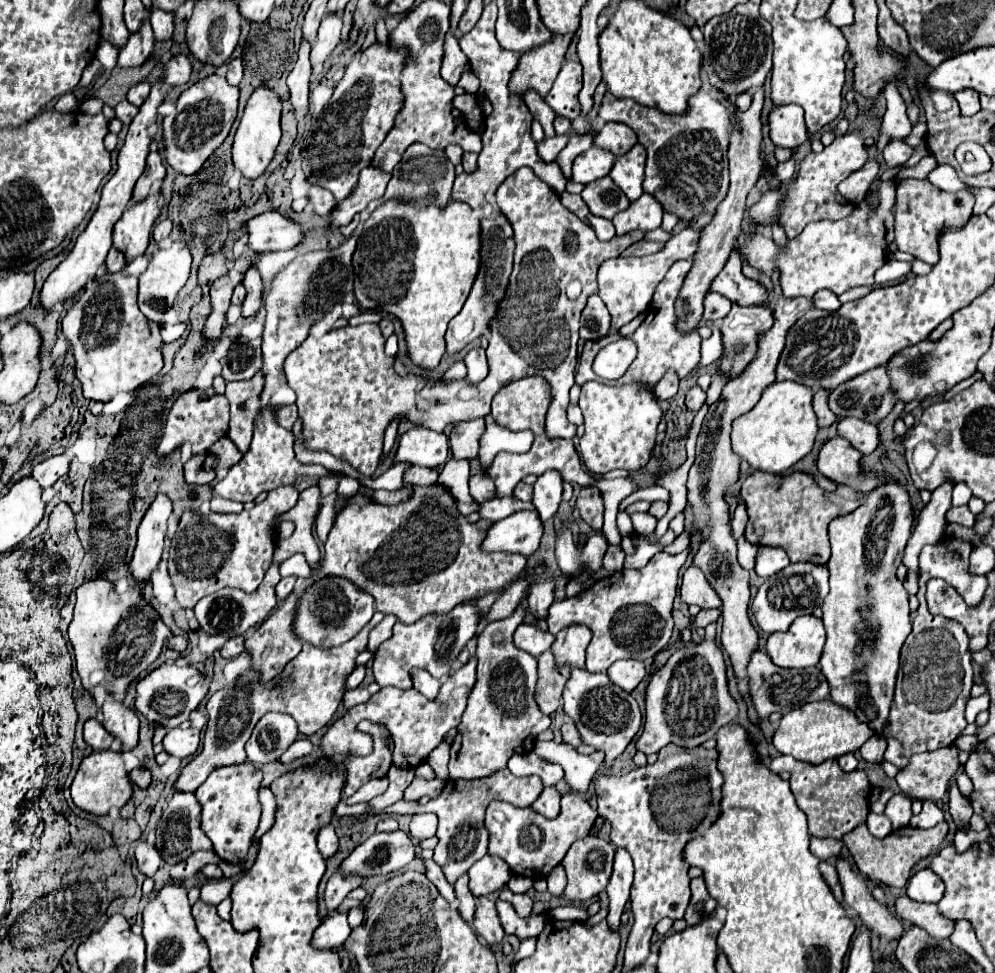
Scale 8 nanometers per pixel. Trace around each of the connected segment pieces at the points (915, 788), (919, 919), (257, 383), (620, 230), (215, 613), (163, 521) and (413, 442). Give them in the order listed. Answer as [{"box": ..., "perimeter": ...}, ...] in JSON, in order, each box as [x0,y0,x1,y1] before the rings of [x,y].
[{"box":[896,745,962,802],"perimeter":[[[951,745],[912,756],[908,766],[896,776],[900,790],[922,802],[940,800],[948,792],[950,780],[962,766],[958,754],[959,749]]]},{"box":[894,894,952,938],"perimeter":[[[906,894],[898,896],[894,902],[894,912],[902,922],[910,922],[912,926],[924,928],[934,938],[948,938],[952,934],[952,920],[944,918],[936,904],[924,904],[910,900]]]},{"box":[226,372,262,452],"perimeter":[[[262,372],[244,382],[228,382],[226,398],[230,402],[230,432],[228,438],[234,440],[240,452],[246,452],[252,440],[252,424],[258,414],[260,390],[262,390]]]},{"box":[612,192,662,236],"perimeter":[[[646,192],[626,210],[618,212],[612,218],[612,224],[616,226],[616,234],[620,236],[630,230],[642,230],[642,232],[654,230],[660,226],[660,222],[662,222],[662,206]]]},{"box":[194,564,280,638],"perimeter":[[[272,564],[270,570],[266,572],[262,584],[252,592],[246,594],[238,588],[222,588],[210,596],[204,596],[196,606],[194,606],[194,614],[196,620],[200,624],[200,628],[208,634],[220,634],[224,638],[234,638],[234,636],[242,636],[248,628],[256,626],[258,622],[262,622],[270,610],[276,606],[276,584],[280,582],[280,574],[278,574],[278,564]]]},{"box":[130,496,172,584],"perimeter":[[[158,496],[138,528],[138,544],[134,550],[134,558],[130,562],[130,572],[138,584],[150,580],[152,572],[158,568],[162,550],[164,550],[164,536],[168,518],[172,514],[172,504],[166,496]]]},{"box":[396,428,448,468],"perimeter":[[[414,428],[402,434],[396,462],[410,462],[416,466],[436,468],[448,460],[448,438],[446,434],[432,432],[428,428]]]}]

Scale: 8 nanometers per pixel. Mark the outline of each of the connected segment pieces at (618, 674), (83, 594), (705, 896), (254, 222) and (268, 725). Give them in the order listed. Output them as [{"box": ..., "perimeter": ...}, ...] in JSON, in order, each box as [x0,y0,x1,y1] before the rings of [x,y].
[{"box":[608,660,646,692],"perimeter":[[[618,660],[608,668],[608,678],[626,692],[632,692],[646,676],[644,664],[636,660]]]},{"box":[68,578,172,696],"perimeter":[[[96,578],[82,584],[76,594],[78,602],[68,626],[68,638],[74,646],[82,688],[92,692],[94,686],[100,684],[112,696],[124,694],[128,684],[158,658],[172,632],[164,626],[154,608],[142,600],[140,586],[132,586],[132,590],[120,596],[108,580]]]},{"box":[684,878,716,926],"perimeter":[[[694,878],[690,882],[690,890],[692,890],[692,898],[690,898],[690,904],[686,908],[684,920],[688,922],[688,926],[694,926],[694,924],[700,924],[704,918],[708,918],[714,912],[716,900],[710,898],[702,878]]]},{"box":[244,210,302,252],"perimeter":[[[276,210],[246,220],[244,228],[248,232],[248,248],[254,252],[290,250],[302,238],[300,226]]]},{"box":[246,712,298,764],"perimeter":[[[270,712],[264,714],[256,728],[252,730],[250,740],[246,742],[248,760],[254,764],[278,760],[288,746],[298,738],[298,726],[288,714]]]}]

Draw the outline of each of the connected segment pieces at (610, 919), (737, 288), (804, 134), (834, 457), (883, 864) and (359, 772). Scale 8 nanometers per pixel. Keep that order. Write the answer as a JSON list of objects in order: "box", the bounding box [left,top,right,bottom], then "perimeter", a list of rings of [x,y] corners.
[{"box":[606,848,634,932],"perimeter":[[[618,848],[616,858],[614,858],[614,872],[612,872],[608,888],[606,888],[606,894],[610,900],[606,922],[612,932],[616,932],[620,928],[620,916],[624,912],[624,904],[630,898],[632,874],[634,874],[634,868],[632,868],[630,854],[624,848]]]},{"box":[712,248,768,306],"perimeter":[[[736,248],[732,250],[730,258],[726,260],[726,264],[720,270],[720,274],[716,276],[716,280],[712,280],[712,290],[720,292],[728,300],[738,302],[742,306],[766,304],[768,302],[766,290],[758,282],[754,282],[754,280],[750,280],[742,274],[740,254],[738,254]]]},{"box":[770,104,808,148],"perimeter":[[[796,104],[776,106],[770,112],[770,138],[776,146],[798,148],[808,140],[808,128],[804,124],[804,110]]]},{"box":[816,436,884,492],"perimeter":[[[836,436],[820,448],[816,464],[818,470],[836,484],[848,484],[858,492],[870,492],[872,488],[880,486],[884,480],[878,472],[860,476],[860,468],[858,468],[860,458],[862,454],[848,440]]]},{"box":[842,822,948,888],"perimeter":[[[940,822],[938,826],[928,828],[928,830],[906,826],[902,830],[894,830],[886,838],[878,840],[878,838],[874,838],[868,832],[866,824],[862,824],[860,828],[854,828],[852,832],[848,832],[842,838],[842,842],[848,848],[848,852],[852,854],[856,866],[860,868],[860,872],[864,872],[874,884],[886,884],[886,886],[894,886],[894,888],[904,888],[904,884],[910,878],[910,870],[914,868],[914,864],[918,864],[922,858],[928,858],[936,850],[940,850],[946,834],[948,834],[948,824]]]},{"box":[344,720,392,796],"perimeter":[[[362,720],[358,724],[360,732],[368,732],[374,736],[374,750],[370,756],[346,756],[344,764],[348,768],[348,778],[344,786],[344,794],[352,796],[362,784],[372,778],[384,778],[392,766],[392,750],[388,746],[390,732],[384,724]]]}]

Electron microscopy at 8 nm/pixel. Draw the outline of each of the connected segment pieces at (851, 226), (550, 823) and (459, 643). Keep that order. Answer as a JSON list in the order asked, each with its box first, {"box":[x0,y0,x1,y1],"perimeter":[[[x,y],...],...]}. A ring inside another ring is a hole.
[{"box":[738,180,896,298],"perimeter":[[[874,180],[864,200],[860,200],[852,210],[852,216],[838,222],[812,222],[800,236],[792,238],[784,250],[772,242],[768,228],[760,228],[756,234],[742,232],[738,238],[738,248],[744,256],[748,256],[748,264],[764,274],[780,268],[782,294],[788,298],[812,298],[822,288],[828,288],[840,296],[854,286],[872,286],[874,272],[886,262],[886,248],[894,242],[894,190],[896,188],[890,180]],[[874,194],[878,194],[878,206],[870,202],[870,196]]]},{"box":[484,794,598,878],"perimeter":[[[578,794],[562,796],[562,810],[556,820],[548,820],[540,816],[532,808],[514,808],[512,804],[506,802],[492,802],[486,810],[486,820],[484,820],[490,832],[488,854],[500,856],[518,876],[546,878],[548,872],[562,862],[572,842],[584,838],[590,832],[596,816],[598,812],[590,808],[590,804]]]},{"box":[372,602,482,690],"perimeter":[[[468,602],[468,604],[456,606],[450,614],[426,616],[426,618],[422,618],[410,626],[396,622],[392,638],[382,642],[378,652],[374,654],[372,670],[374,670],[376,682],[380,686],[396,686],[396,688],[410,690],[412,688],[412,676],[410,676],[412,668],[424,668],[436,680],[448,678],[452,664],[456,662],[458,654],[462,652],[466,642],[478,630],[480,618],[482,616],[478,614],[478,608],[474,606],[474,602]]]}]

